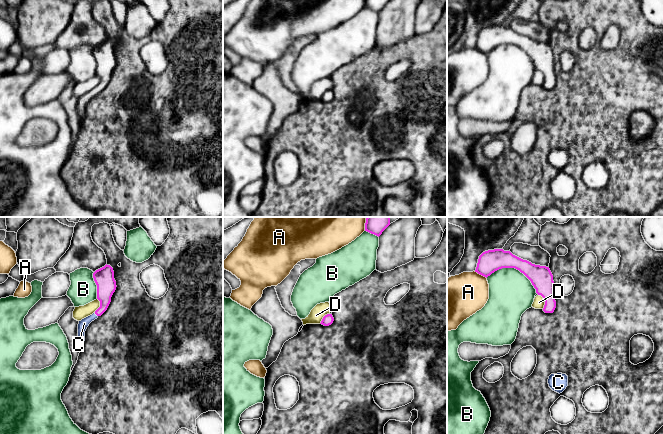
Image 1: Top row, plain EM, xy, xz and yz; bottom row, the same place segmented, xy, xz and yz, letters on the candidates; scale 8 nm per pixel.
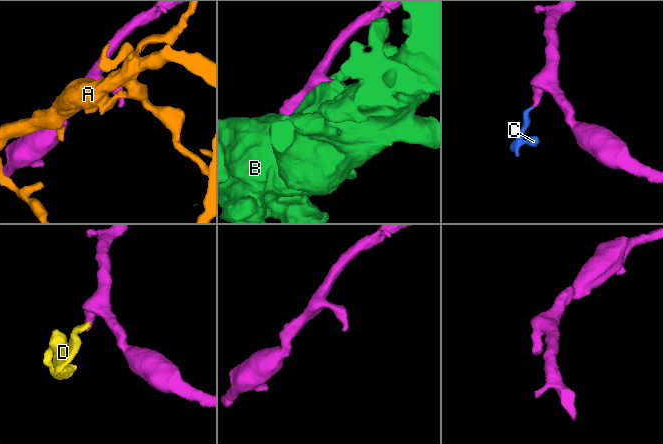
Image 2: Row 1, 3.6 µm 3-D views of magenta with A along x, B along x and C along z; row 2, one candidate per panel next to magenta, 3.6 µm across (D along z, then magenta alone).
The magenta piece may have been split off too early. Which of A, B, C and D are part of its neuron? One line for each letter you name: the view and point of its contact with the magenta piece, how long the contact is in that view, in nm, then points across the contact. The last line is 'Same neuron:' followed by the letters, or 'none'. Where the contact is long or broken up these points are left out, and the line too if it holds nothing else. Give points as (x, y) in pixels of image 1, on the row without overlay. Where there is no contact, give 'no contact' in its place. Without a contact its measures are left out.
C: xy (96, 90) | 40 nm | across xy (106, 61), (104, 81), (96, 90), (84, 99)
Same neuron: C

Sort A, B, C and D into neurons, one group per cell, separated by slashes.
A / B / C / D

